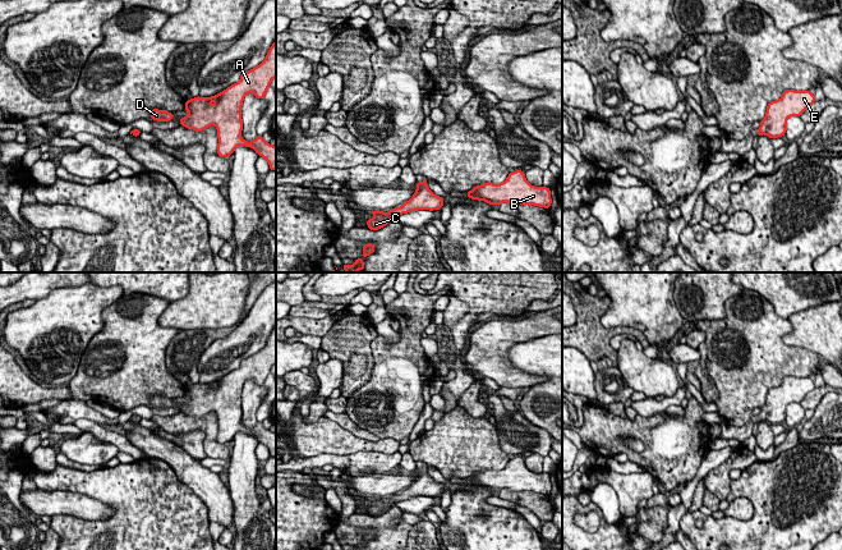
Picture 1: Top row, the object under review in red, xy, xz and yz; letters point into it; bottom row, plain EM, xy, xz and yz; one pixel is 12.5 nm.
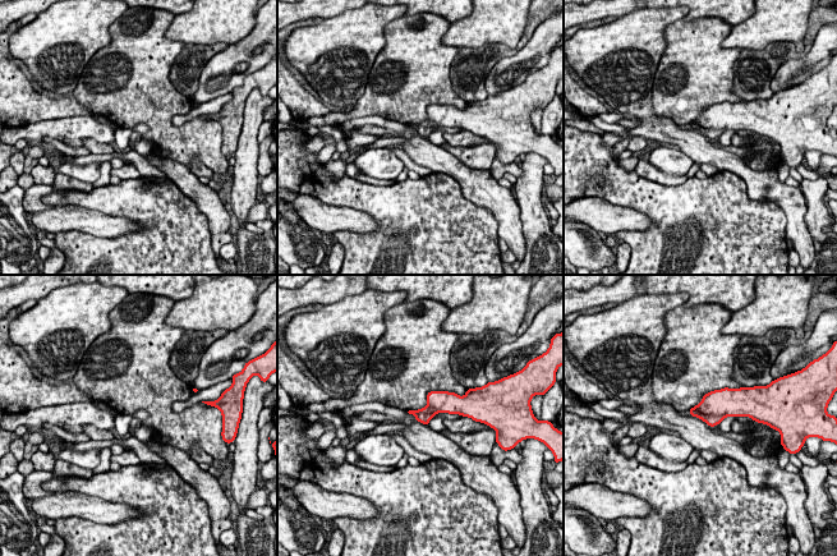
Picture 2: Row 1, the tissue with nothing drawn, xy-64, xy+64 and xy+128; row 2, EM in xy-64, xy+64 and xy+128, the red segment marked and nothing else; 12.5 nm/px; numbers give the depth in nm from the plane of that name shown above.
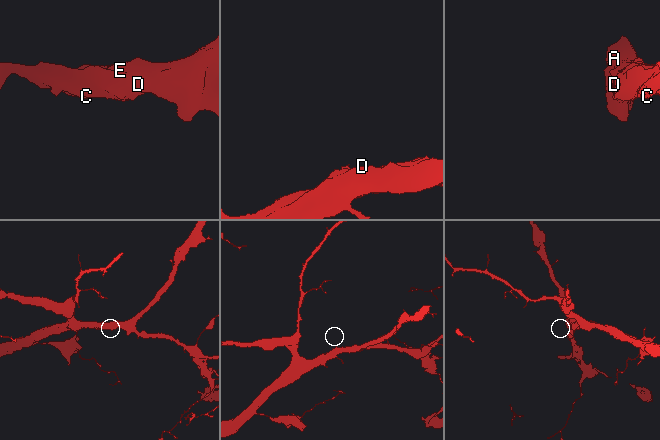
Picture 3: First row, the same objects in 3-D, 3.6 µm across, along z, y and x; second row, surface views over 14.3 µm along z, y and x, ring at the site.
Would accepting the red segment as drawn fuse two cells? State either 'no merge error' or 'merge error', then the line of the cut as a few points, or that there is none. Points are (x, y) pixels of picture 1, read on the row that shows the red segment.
no merge error | no cut

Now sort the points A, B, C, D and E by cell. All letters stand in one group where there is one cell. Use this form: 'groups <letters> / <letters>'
groups A B C D E

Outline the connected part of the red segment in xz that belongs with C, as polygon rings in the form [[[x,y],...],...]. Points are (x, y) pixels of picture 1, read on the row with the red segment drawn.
[[[427,179],[424,182],[417,182],[417,191],[413,197],[401,205],[400,208],[394,207],[390,212],[383,211],[372,211],[374,216],[367,220],[368,229],[378,230],[388,224],[390,219],[394,219],[399,215],[408,214],[410,211],[418,210],[440,210],[443,206],[443,197],[434,194],[427,184]]]

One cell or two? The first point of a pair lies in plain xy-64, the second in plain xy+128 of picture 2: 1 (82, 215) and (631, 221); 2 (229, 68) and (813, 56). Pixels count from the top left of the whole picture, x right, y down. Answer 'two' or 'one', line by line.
1: one
2: one

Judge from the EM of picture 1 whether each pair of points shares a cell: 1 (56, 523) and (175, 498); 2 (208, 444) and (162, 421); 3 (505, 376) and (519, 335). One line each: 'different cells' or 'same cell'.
1: same cell
2: same cell
3: same cell

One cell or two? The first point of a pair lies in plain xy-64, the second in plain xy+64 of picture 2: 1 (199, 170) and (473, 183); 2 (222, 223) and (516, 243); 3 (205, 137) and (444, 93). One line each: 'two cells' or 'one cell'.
1: two cells
2: one cell
3: one cell

